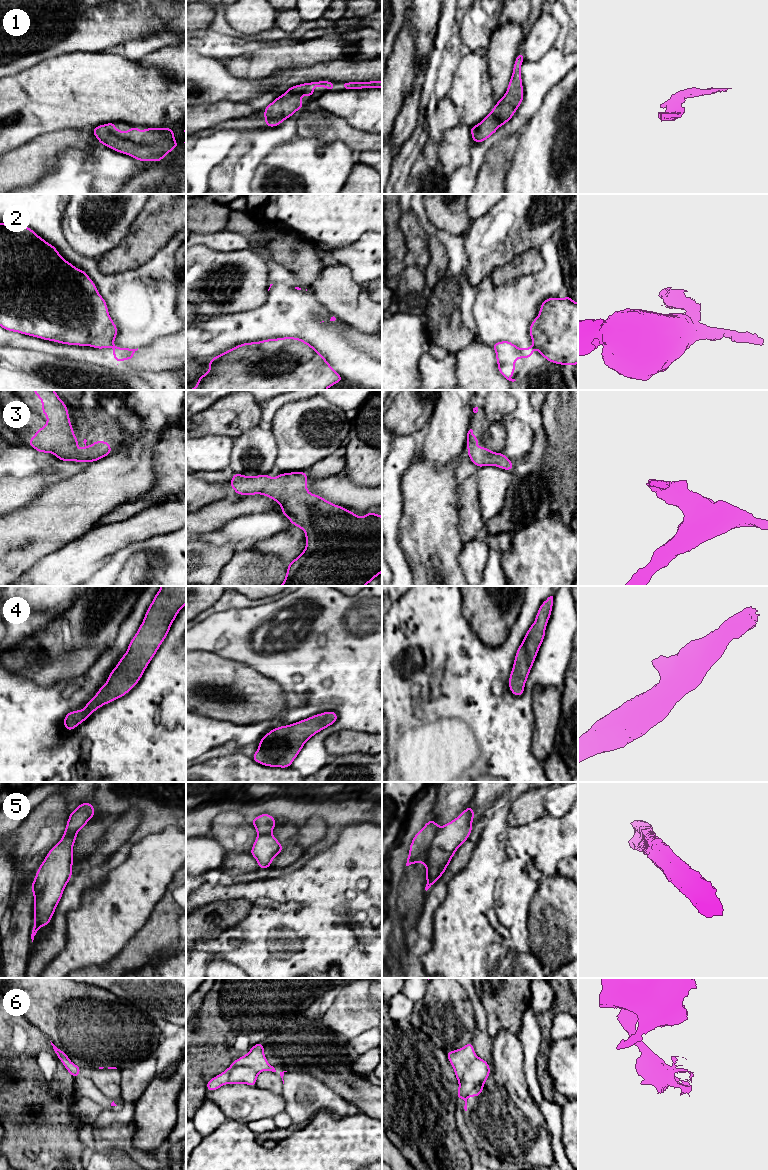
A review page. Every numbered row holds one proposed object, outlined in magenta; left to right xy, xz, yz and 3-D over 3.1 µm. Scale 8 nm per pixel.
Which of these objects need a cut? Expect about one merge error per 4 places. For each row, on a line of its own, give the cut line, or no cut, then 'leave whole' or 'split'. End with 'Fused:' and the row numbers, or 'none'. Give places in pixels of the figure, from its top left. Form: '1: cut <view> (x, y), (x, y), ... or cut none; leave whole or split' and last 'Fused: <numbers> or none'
1: cut none; leave whole
2: cut yz (533, 343), (535, 346); split
3: cut none; leave whole
4: cut none; leave whole
5: cut yz (438, 829), (422, 862); split
6: cut none; leave whole
Fused: 2, 5

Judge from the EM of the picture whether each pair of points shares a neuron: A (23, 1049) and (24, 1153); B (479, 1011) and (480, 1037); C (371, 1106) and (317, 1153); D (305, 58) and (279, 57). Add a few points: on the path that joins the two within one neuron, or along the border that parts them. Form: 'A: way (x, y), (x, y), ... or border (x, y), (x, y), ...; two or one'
A: way (23, 1075), (23, 1127); one
B: way (480, 1017), (480, 1028), (483, 1031); one
C: border (360, 1112), (371, 1118); two
D: way (299, 57), (285, 57); one

